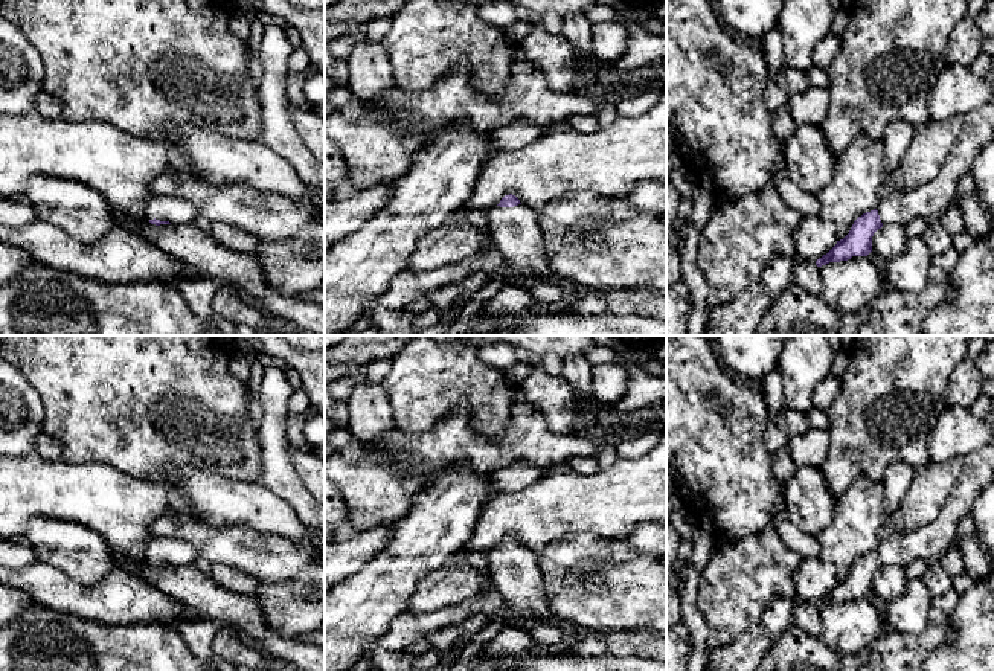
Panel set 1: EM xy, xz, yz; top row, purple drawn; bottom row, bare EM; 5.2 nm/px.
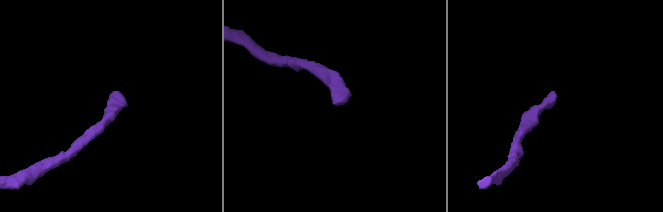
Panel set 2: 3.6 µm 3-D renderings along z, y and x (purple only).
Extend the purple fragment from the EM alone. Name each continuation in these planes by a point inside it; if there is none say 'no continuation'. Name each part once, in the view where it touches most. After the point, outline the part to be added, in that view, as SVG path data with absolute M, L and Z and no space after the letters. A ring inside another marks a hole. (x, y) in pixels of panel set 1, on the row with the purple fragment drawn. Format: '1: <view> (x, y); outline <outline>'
1: xz (516, 235); outline M494 206L486 217L502 271L527 278L549 274L546 241L535 209Z

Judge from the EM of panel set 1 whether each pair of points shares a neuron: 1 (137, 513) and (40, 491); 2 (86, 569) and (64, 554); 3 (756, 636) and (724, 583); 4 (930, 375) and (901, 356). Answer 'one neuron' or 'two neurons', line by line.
1: one neuron
2: one neuron
3: two neurons
4: one neuron

